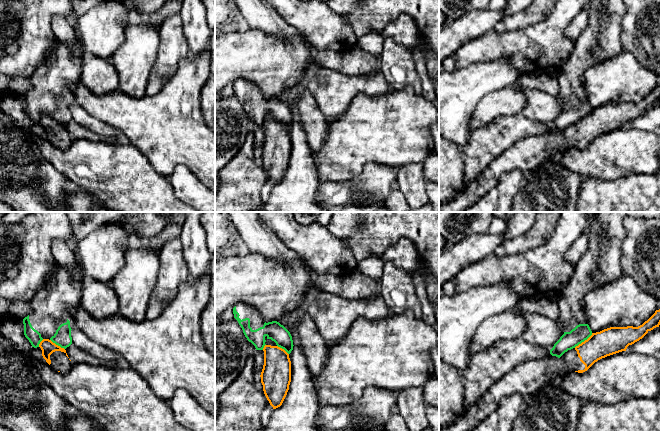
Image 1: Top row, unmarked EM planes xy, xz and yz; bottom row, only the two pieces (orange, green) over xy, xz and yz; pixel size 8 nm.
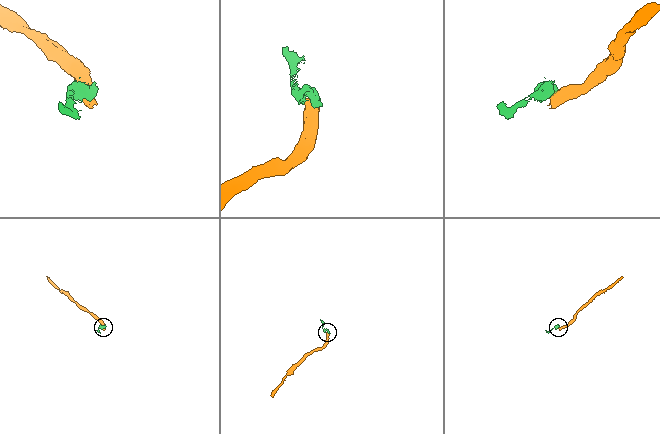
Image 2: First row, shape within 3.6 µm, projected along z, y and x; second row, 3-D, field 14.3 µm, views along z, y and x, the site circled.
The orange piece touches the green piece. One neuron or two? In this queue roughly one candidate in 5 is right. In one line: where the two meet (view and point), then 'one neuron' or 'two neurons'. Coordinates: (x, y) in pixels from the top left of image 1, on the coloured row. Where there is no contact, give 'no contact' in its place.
yz (584, 341) | two neurons

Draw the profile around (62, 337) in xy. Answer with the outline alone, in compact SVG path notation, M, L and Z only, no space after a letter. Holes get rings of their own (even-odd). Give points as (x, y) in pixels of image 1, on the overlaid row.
M77 259L73 270L56 263L52 277L29 302L31 314L23 319L24 335L32 347L39 347L43 339L49 339L64 349L72 344L71 330L77 325L71 311L80 306L85 281L86 277Z

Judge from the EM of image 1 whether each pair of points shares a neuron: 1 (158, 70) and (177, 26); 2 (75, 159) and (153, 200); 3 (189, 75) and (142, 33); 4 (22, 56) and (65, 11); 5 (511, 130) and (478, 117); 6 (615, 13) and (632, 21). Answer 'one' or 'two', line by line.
1: one
2: one
3: two
4: one
5: two
6: two

